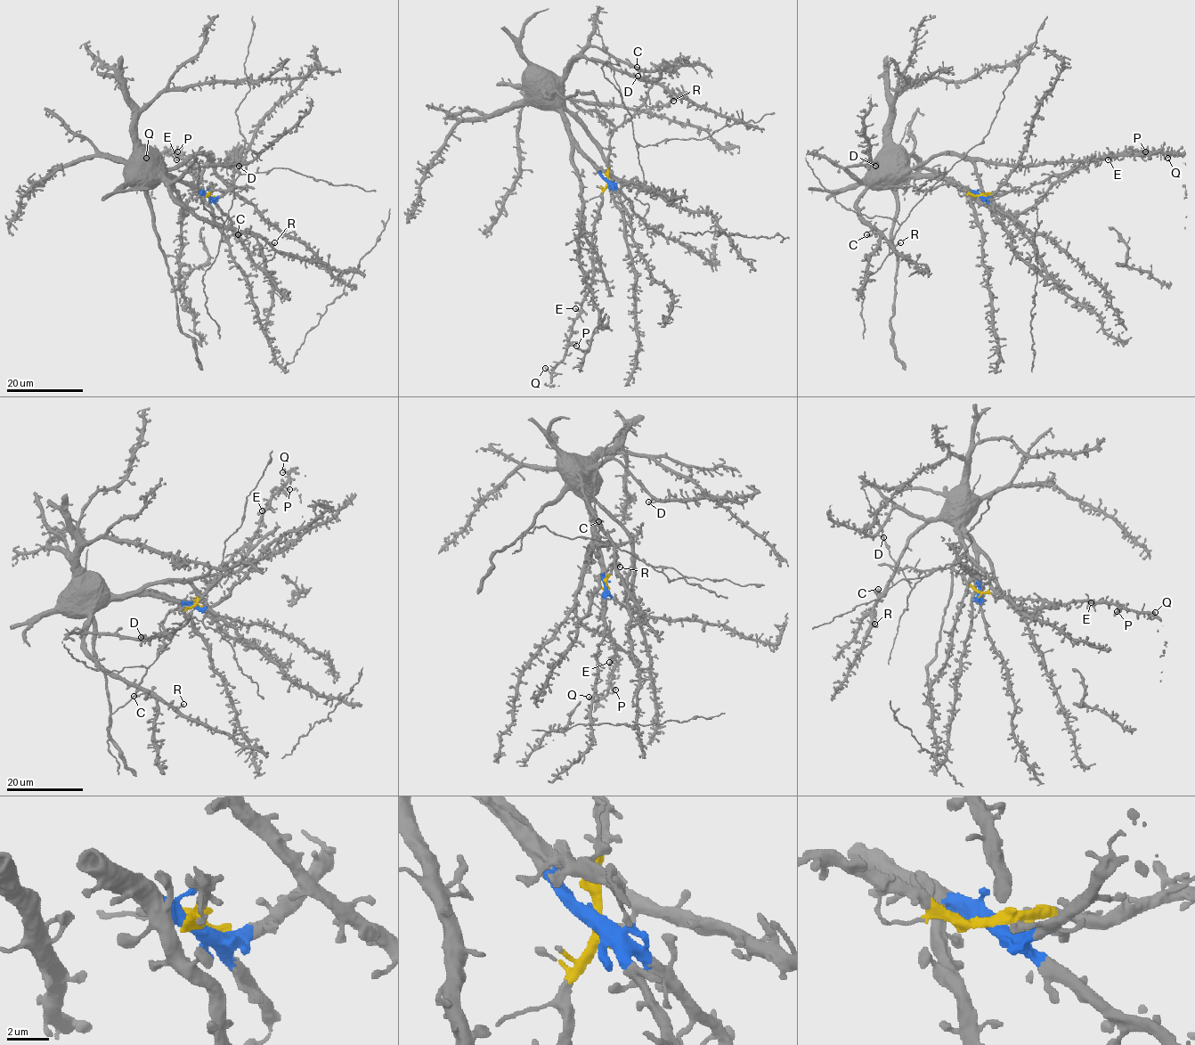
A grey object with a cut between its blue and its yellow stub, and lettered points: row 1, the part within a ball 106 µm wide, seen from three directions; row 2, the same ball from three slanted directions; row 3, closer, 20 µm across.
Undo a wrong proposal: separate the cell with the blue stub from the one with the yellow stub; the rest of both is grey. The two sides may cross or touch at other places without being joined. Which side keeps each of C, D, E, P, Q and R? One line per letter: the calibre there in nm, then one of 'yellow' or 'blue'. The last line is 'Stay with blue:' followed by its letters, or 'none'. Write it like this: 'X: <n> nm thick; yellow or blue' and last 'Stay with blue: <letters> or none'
C: 480 nm thick; blue
D: 380 nm thick; blue
E: 360 nm thick; yellow
P: 260 nm thick; yellow
Q: 160 nm thick; yellow
R: 200 nm thick; blue
Stay with blue: C, D, R

